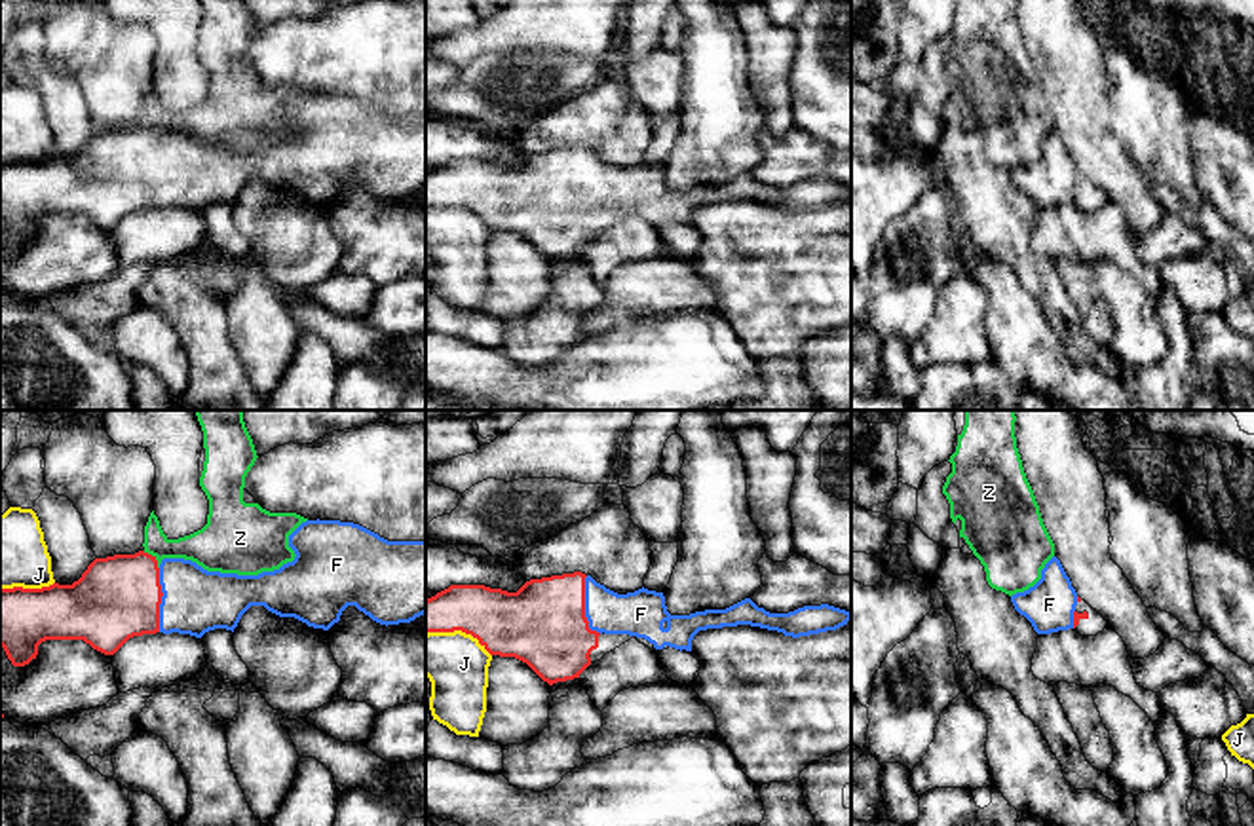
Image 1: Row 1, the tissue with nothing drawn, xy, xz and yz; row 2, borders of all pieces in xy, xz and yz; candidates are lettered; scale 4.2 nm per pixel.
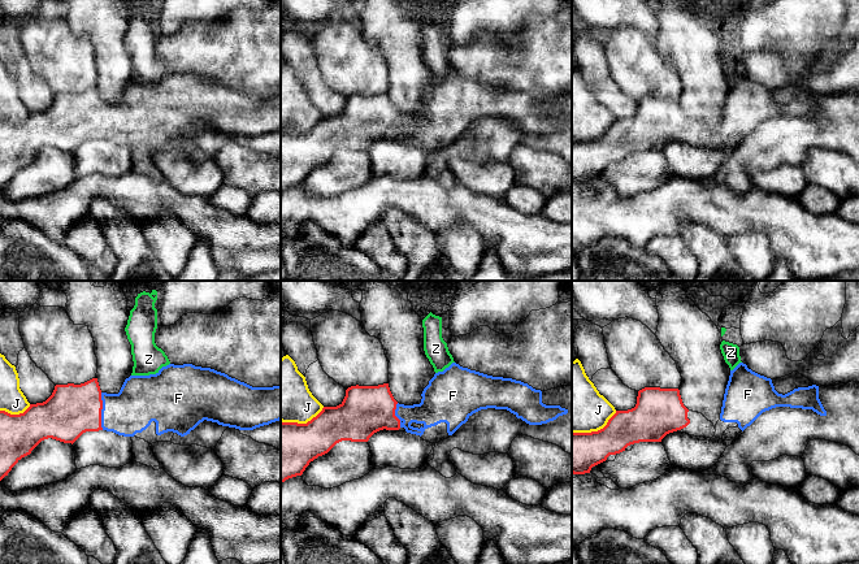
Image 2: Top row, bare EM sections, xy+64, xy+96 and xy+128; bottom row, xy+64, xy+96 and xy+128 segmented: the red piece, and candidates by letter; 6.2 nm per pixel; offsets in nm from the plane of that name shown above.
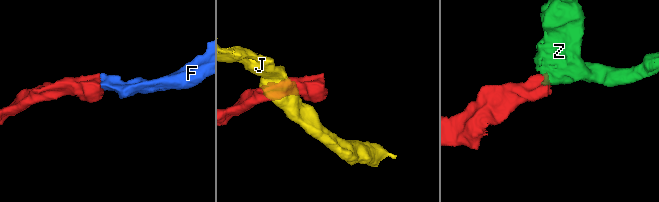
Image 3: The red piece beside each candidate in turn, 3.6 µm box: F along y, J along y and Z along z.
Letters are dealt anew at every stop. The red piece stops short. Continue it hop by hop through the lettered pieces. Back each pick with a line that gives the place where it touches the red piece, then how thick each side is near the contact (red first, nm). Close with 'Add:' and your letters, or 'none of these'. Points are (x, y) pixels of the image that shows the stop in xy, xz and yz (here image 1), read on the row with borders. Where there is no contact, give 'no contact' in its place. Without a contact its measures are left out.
F: xy (160, 600) | 360/280 nm
Add: F

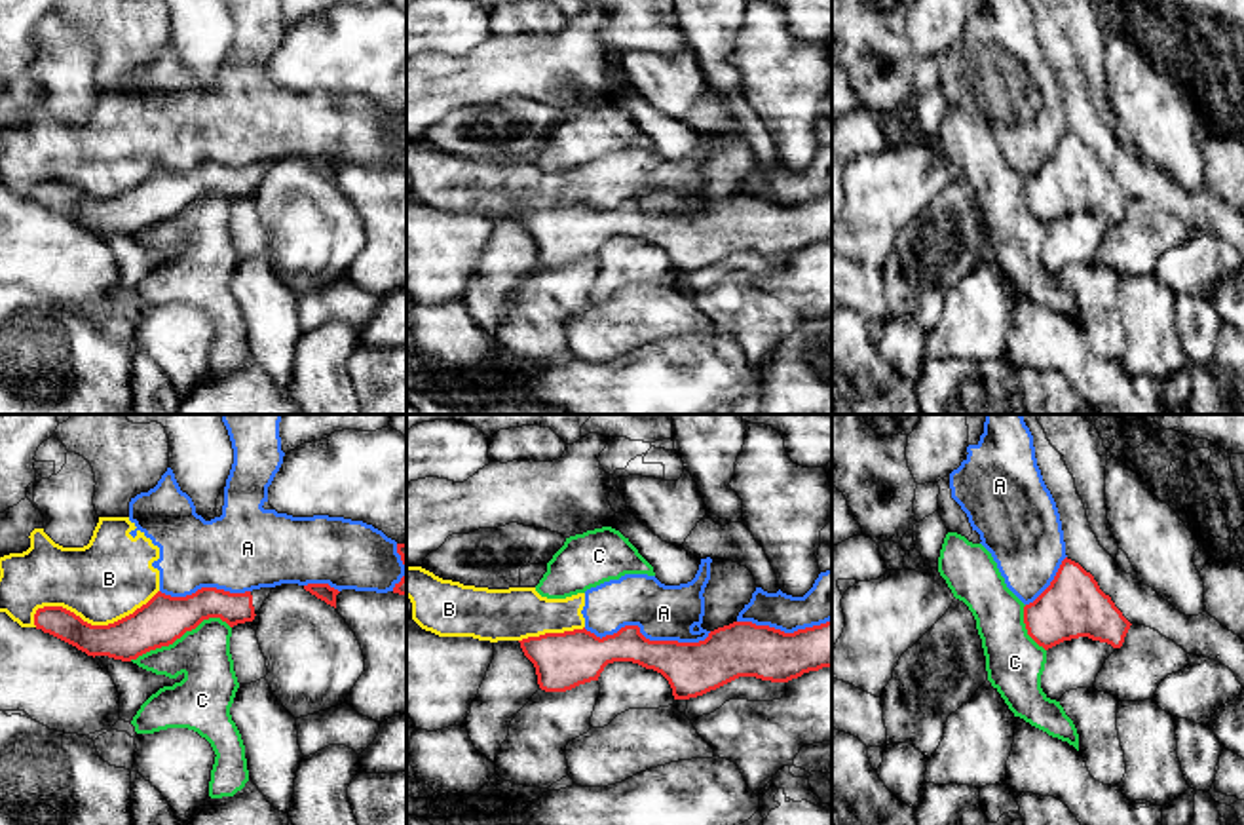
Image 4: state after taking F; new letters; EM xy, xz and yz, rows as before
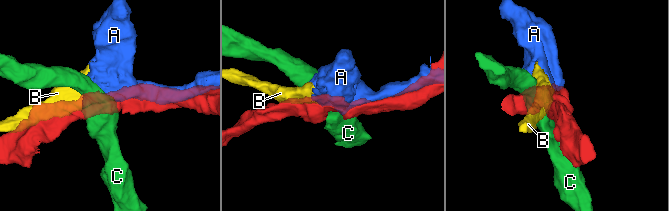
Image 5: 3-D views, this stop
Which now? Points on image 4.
Add: none of these

